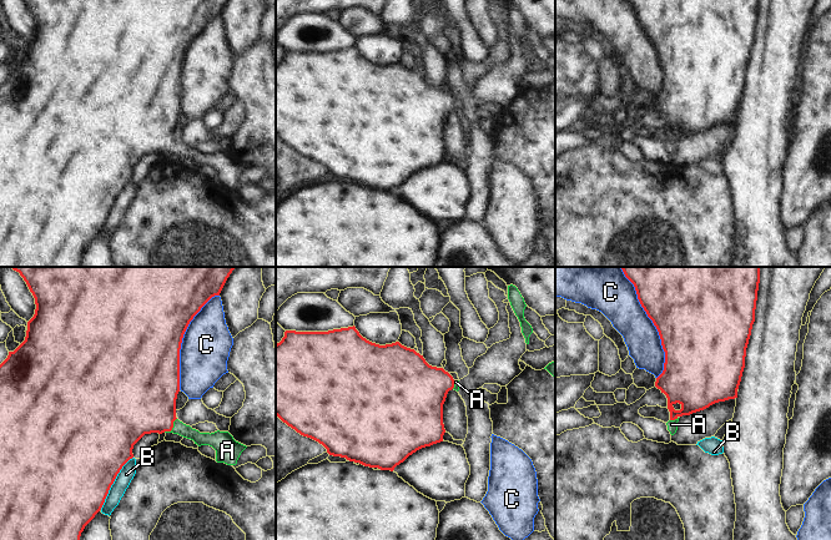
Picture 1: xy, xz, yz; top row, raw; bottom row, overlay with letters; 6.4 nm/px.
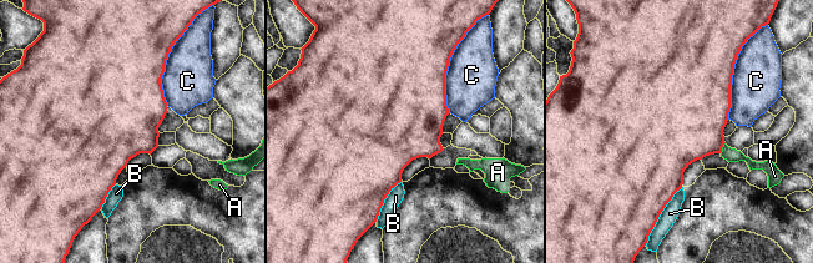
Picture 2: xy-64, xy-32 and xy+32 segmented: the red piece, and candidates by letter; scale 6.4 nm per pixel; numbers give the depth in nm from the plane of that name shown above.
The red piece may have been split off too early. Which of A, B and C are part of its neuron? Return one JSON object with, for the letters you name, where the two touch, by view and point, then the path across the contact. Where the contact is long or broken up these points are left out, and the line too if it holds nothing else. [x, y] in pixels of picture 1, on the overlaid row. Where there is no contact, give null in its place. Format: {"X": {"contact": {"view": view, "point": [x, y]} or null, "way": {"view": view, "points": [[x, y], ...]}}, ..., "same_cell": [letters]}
{"A": {"contact": {"view": "xy", "point": [172, 427]}, "way": {"view": "xy", "points": [[144, 400], [172, 427], [179, 428]]}}, "same_cell": ["A"]}

